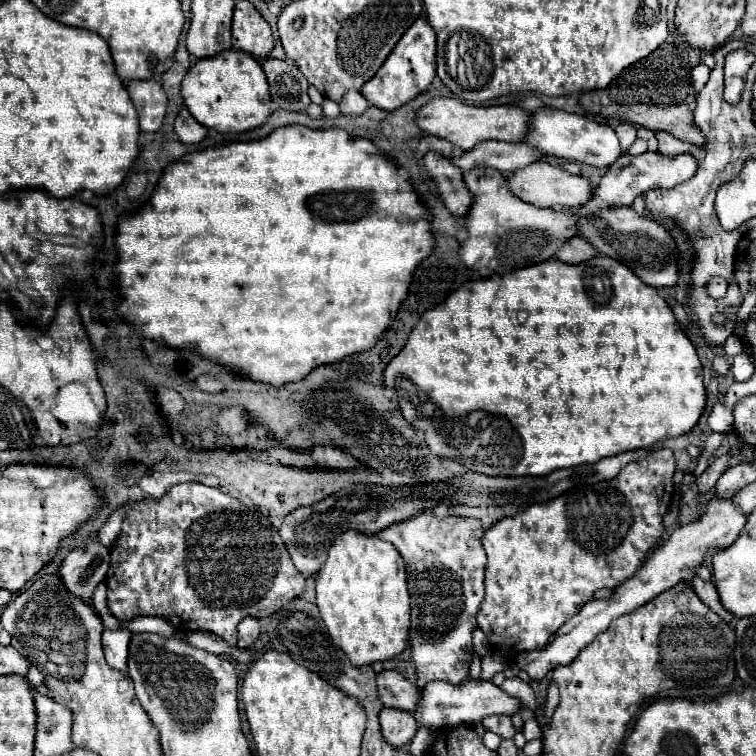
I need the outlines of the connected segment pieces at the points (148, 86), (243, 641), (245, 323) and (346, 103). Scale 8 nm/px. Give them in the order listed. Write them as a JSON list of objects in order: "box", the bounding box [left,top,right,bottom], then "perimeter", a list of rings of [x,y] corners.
[{"box":[126,81,166,133],"perimeter":[[[128,81],[126,89],[130,93],[130,99],[138,113],[140,131],[154,133],[162,127],[164,115],[166,115],[166,103],[164,103],[164,91],[160,81]]]},{"box":[238,617,258,647],"perimeter":[[[244,617],[238,625],[238,647],[250,647],[258,639],[258,619]]]},{"box":[114,125,434,387],"perimeter":[[[286,125],[278,127],[264,139],[208,147],[170,163],[148,203],[144,203],[136,213],[120,215],[114,245],[118,249],[118,261],[114,265],[120,287],[118,311],[128,323],[140,327],[146,339],[172,349],[196,351],[212,363],[232,369],[240,377],[280,387],[284,383],[304,379],[314,367],[336,363],[352,353],[370,349],[390,325],[390,319],[396,315],[400,303],[406,299],[412,273],[418,263],[430,255],[434,237],[430,233],[428,209],[418,201],[418,195],[410,187],[408,173],[386,159],[372,141],[352,137],[342,129]]]},{"box":[340,91,368,115],"perimeter":[[[348,91],[344,93],[340,105],[340,113],[344,115],[360,115],[368,109],[368,101],[360,95],[360,91]]]}]

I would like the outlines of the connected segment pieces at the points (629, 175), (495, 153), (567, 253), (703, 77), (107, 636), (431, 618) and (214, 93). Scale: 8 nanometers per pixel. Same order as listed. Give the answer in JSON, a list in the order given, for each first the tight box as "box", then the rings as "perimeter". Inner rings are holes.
[{"box":[582,151,698,215],"perimeter":[[[646,151],[644,155],[638,155],[638,157],[630,157],[628,153],[624,153],[600,177],[598,187],[594,189],[592,197],[588,199],[588,203],[594,209],[584,209],[582,207],[582,213],[584,215],[594,215],[602,207],[614,207],[614,205],[626,205],[626,207],[630,207],[632,201],[638,195],[642,195],[642,193],[646,193],[650,189],[658,189],[658,187],[664,187],[664,189],[674,187],[674,185],[690,179],[696,173],[696,169],[698,169],[698,161],[690,153],[682,153],[682,155],[676,155],[676,157],[664,157],[662,153],[650,153],[650,151]]]},{"box":[452,141,542,175],"perimeter":[[[482,141],[460,157],[452,157],[452,163],[464,171],[472,167],[494,167],[504,175],[522,169],[534,161],[542,159],[542,153],[526,143],[506,143],[506,141]]]},{"box":[556,237,598,263],"perimeter":[[[570,237],[556,253],[556,257],[564,263],[582,263],[596,255],[598,255],[598,251],[582,237]]]},{"box":[690,61,710,93],"perimeter":[[[700,61],[696,67],[692,67],[692,71],[690,71],[690,79],[692,79],[692,87],[696,93],[699,93],[702,90],[702,87],[706,85],[706,81],[708,81],[708,73],[710,73],[710,69]]]},{"box":[102,629,132,671],"perimeter":[[[128,629],[120,631],[104,631],[102,633],[102,645],[104,645],[104,655],[106,661],[112,669],[126,671],[128,669],[128,645],[130,645],[132,633]]]},{"box":[378,513,486,685],"perimeter":[[[434,513],[416,515],[378,535],[400,551],[410,579],[416,573],[416,589],[410,589],[412,625],[408,639],[416,665],[416,685],[426,685],[432,679],[460,683],[462,677],[470,675],[470,661],[474,657],[472,633],[478,627],[476,613],[484,597],[486,553],[480,543],[482,535],[484,527],[478,519],[438,517]]]},{"box":[182,49,272,133],"perimeter":[[[238,49],[198,59],[182,81],[182,99],[196,121],[220,133],[240,133],[260,127],[272,113],[268,81],[262,67],[250,53]]]}]

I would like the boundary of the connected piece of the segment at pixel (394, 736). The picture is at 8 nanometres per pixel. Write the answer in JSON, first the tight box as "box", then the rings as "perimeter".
{"box":[380,709,418,749],"perimeter":[[[382,709],[380,711],[380,727],[382,727],[384,739],[392,747],[400,749],[400,747],[408,745],[408,741],[414,737],[414,733],[418,729],[418,723],[408,711]]]}

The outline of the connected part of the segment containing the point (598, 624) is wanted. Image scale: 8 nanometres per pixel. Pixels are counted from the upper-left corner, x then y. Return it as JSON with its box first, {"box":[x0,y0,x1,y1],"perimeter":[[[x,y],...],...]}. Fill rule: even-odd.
{"box":[514,499,746,681],"perimeter":[[[728,499],[712,501],[700,519],[696,519],[690,525],[676,527],[672,531],[672,535],[646,559],[646,563],[640,565],[640,569],[636,571],[636,577],[624,581],[624,585],[618,585],[610,597],[588,601],[576,617],[572,617],[568,623],[564,623],[562,629],[558,629],[558,633],[550,637],[550,641],[546,643],[544,649],[516,653],[514,663],[518,665],[518,669],[524,669],[530,675],[530,679],[536,679],[536,681],[544,679],[548,675],[548,671],[552,671],[554,667],[568,665],[570,661],[574,661],[578,651],[582,647],[586,647],[598,633],[608,629],[608,625],[614,619],[646,605],[664,589],[670,589],[672,585],[676,585],[680,581],[690,581],[692,577],[696,577],[696,569],[702,565],[704,555],[708,551],[720,551],[720,549],[730,547],[736,541],[736,535],[742,531],[744,523],[746,523],[746,515],[740,509],[736,509],[732,505],[732,501],[728,501]]]}

